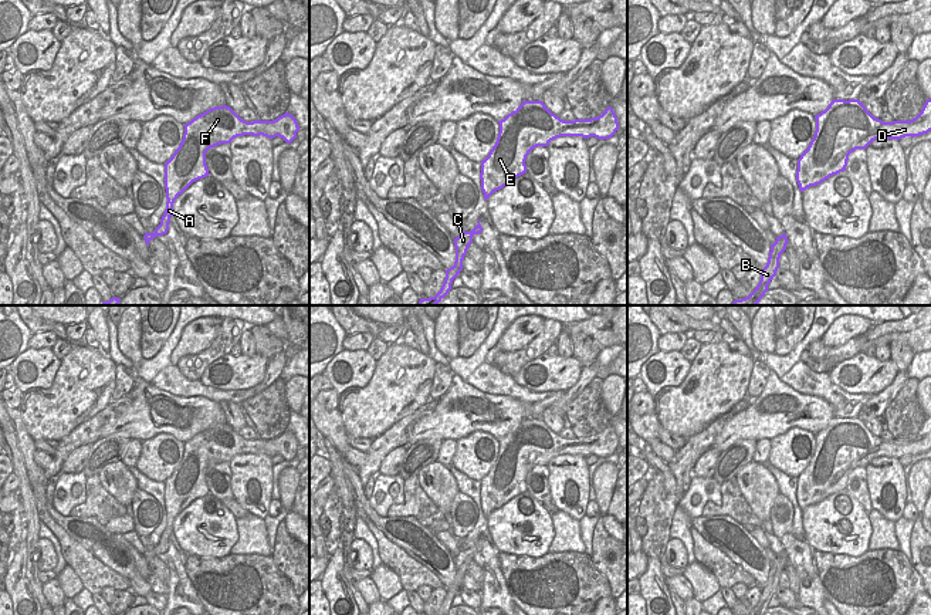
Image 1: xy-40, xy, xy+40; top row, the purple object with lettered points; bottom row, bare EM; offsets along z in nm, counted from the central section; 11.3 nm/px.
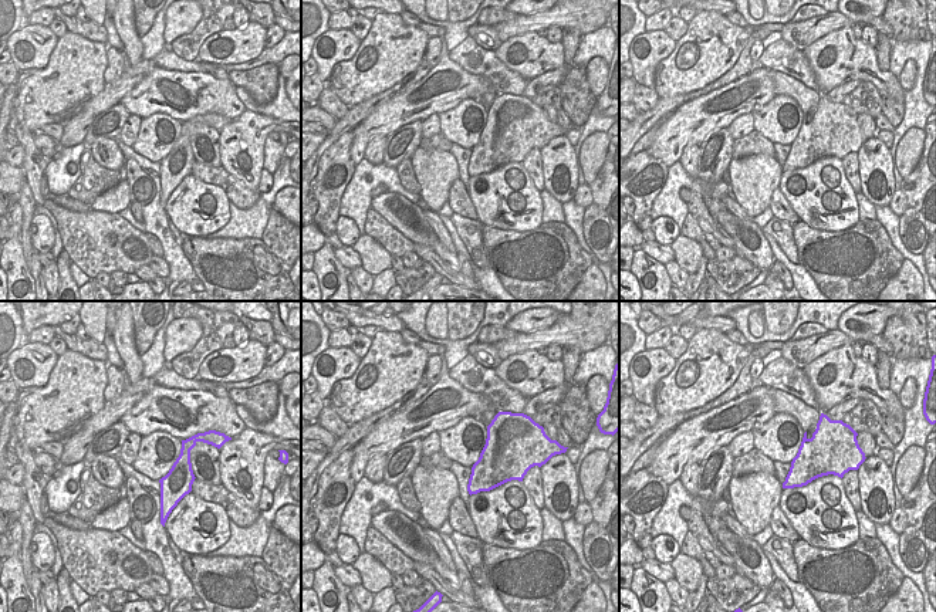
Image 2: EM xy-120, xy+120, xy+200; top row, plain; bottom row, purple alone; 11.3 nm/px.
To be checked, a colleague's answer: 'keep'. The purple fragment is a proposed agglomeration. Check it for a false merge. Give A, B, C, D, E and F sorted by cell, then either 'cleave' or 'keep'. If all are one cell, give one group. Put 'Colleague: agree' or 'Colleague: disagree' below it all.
A B C D E F | keep
Colleague: agree

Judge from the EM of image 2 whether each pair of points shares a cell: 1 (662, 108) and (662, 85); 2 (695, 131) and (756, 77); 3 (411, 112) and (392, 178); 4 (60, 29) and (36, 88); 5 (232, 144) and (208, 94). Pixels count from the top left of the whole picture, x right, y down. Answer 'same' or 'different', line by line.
1: different
2: same
3: different
4: different
5: different

